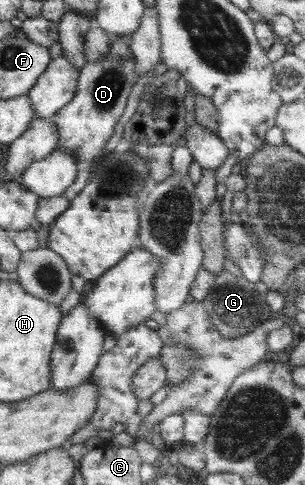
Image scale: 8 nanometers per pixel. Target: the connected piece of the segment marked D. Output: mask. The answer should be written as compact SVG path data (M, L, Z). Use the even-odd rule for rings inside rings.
M113 36L111 49L100 60L87 61L80 74L78 94L70 105L54 116L52 122L58 128L59 146L68 148L83 167L94 163L114 136L116 124L120 122L134 84L138 82L137 58L131 51L128 38Z

